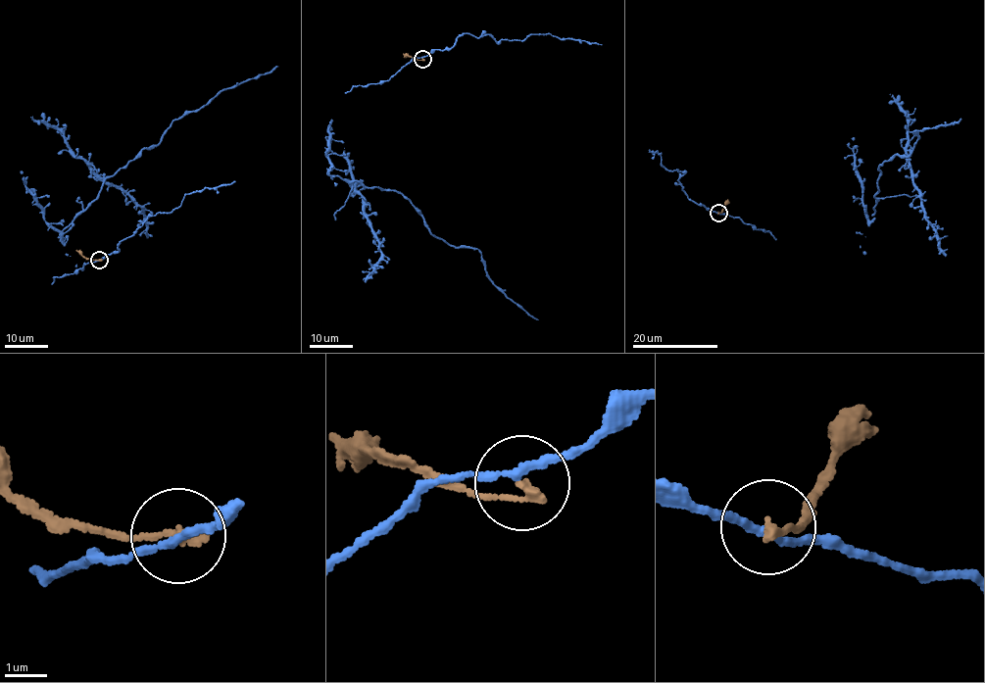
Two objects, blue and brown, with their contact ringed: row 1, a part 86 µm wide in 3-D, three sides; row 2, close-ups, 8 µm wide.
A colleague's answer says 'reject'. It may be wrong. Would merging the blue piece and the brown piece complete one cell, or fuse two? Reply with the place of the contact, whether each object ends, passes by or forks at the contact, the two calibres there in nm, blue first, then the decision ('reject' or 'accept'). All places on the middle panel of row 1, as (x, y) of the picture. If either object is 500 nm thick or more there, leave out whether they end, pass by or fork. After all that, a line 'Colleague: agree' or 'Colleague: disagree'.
(422, 59) | blue passes by | brown ends | 180/240 nm | reject
Colleague: agree

